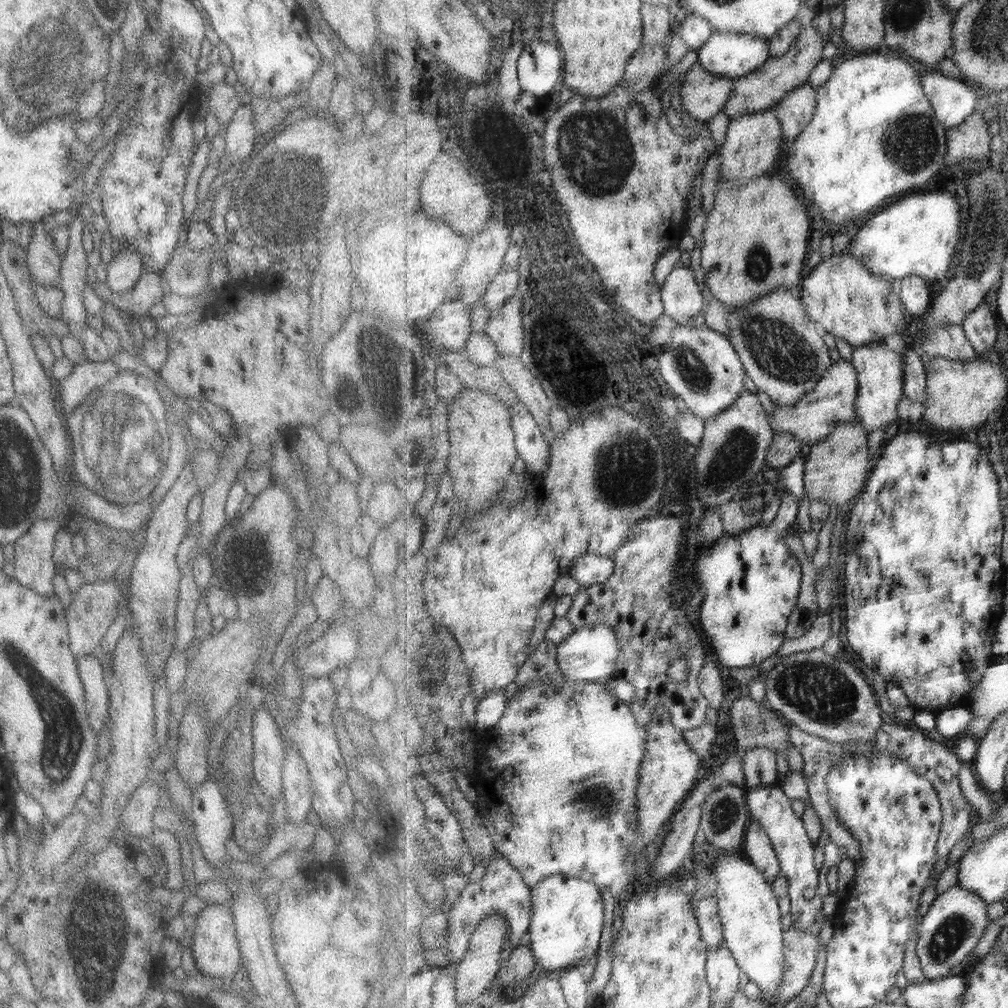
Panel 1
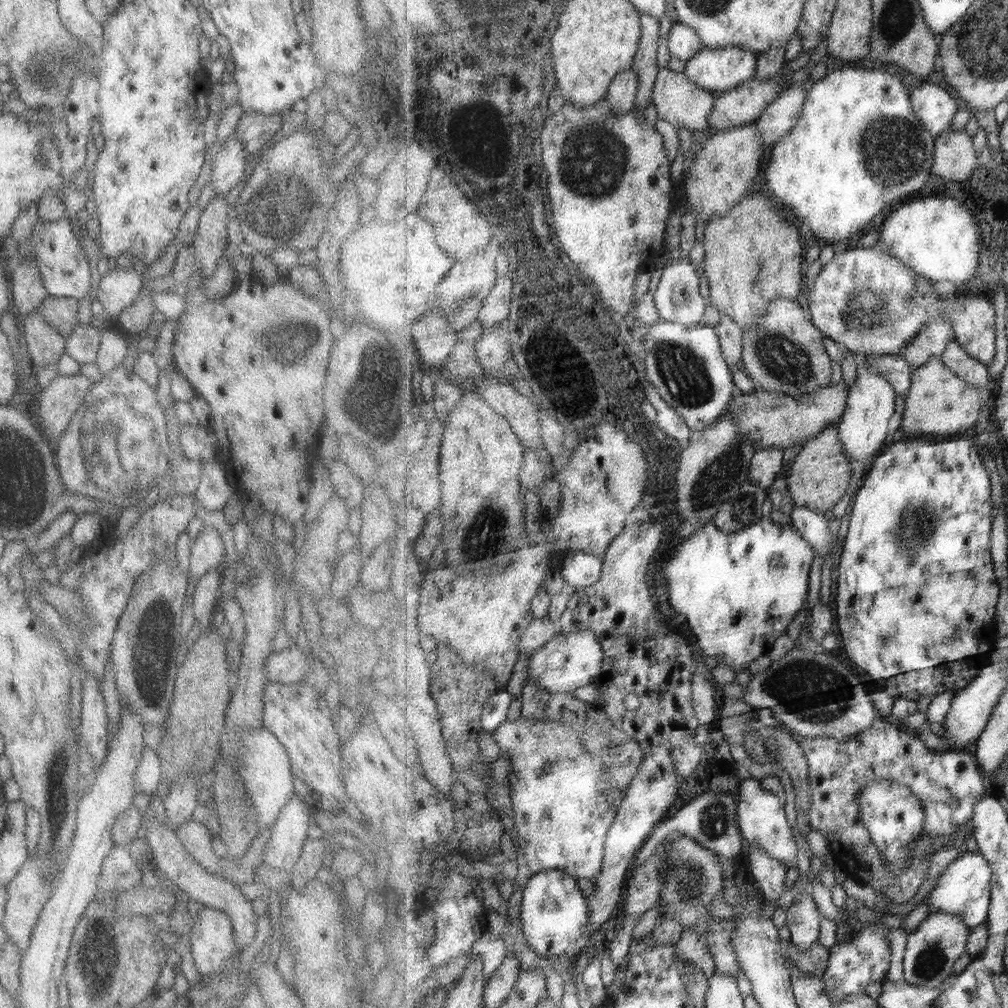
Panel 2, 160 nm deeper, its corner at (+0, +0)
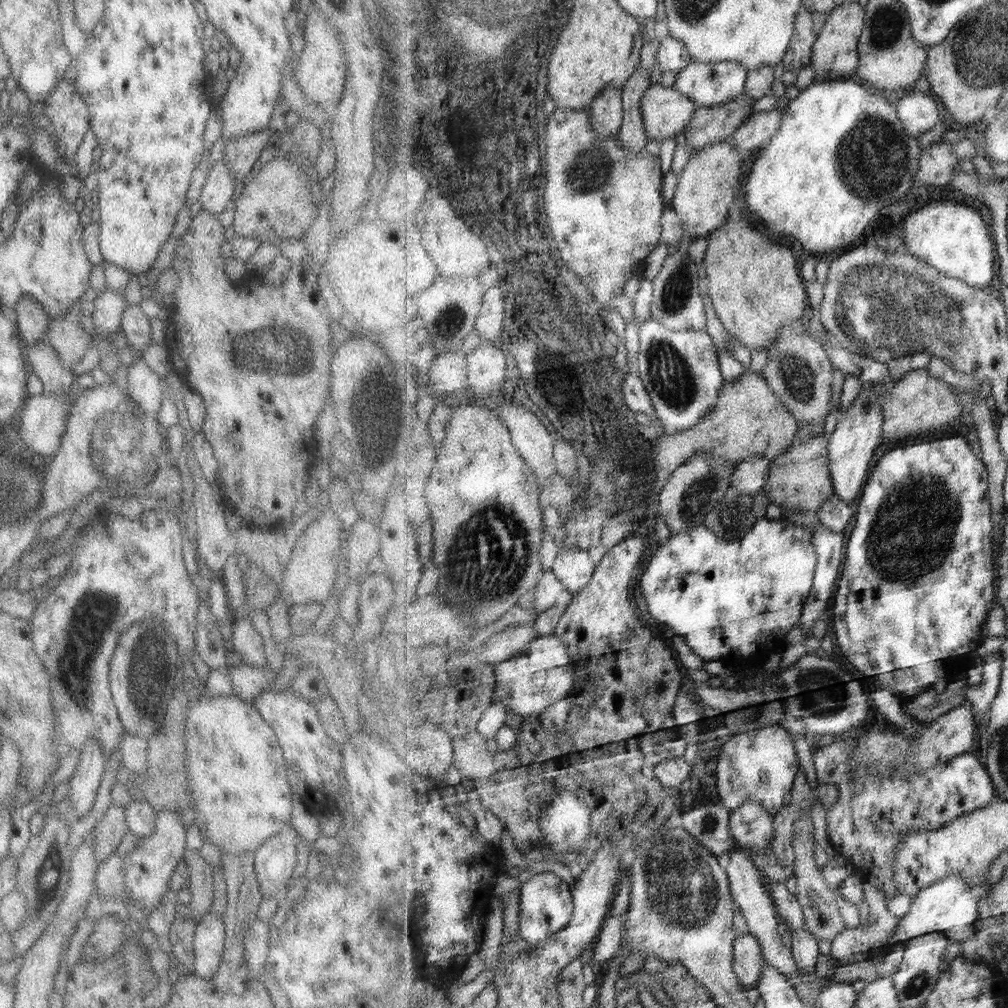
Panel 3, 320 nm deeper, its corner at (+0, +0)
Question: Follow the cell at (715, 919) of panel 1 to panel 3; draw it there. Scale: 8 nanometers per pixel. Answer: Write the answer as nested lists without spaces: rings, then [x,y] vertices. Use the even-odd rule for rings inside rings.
[[[737,933],[734,945],[734,969],[746,988],[757,987],[764,971],[763,949],[751,934]]]

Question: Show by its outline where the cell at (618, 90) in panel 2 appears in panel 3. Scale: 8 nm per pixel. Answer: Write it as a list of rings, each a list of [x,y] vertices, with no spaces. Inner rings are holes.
[[[608,86],[589,106],[596,134],[600,138],[617,135],[624,122],[623,89]]]

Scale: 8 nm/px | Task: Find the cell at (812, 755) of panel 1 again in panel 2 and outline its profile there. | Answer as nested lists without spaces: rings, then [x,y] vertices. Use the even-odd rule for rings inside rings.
[[[877,718],[870,729],[849,737],[845,741],[840,741],[838,738],[803,738],[803,736],[799,736],[797,740],[805,748],[807,762],[809,762],[811,808],[807,811],[807,815],[811,829],[825,834],[835,865],[843,870],[847,877],[872,886],[877,892],[886,891],[886,894],[889,894],[892,902],[895,903],[903,904],[907,900],[911,900],[917,894],[919,886],[926,880],[925,876],[931,866],[929,861],[934,854],[930,846],[933,843],[948,846],[950,840],[957,836],[957,832],[963,830],[963,826],[974,818],[975,805],[987,798],[987,784],[985,784],[985,778],[983,778],[983,772],[981,772],[981,766],[976,756],[961,751],[943,752],[933,749],[922,741],[918,732],[909,734],[907,731],[901,730],[899,725],[895,726],[885,720]],[[880,778],[894,780],[895,783],[902,783],[911,788],[911,793],[923,800],[923,805],[925,805],[923,811],[927,812],[923,838],[914,846],[915,854],[911,854],[913,858],[907,865],[907,870],[903,870],[903,874],[896,880],[889,870],[887,860],[882,857],[878,846],[871,838],[870,831],[861,821],[862,808],[859,806],[859,791],[863,790],[863,787],[867,787],[870,782],[880,780]]]

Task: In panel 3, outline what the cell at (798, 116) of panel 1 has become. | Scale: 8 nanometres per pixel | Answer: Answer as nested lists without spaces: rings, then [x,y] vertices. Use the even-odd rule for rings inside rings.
[[[782,110],[753,112],[748,120],[729,138],[737,146],[742,158],[752,150],[765,148],[781,128]]]

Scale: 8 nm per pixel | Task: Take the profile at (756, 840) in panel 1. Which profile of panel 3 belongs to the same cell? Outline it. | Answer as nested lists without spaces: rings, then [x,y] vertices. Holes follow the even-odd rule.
[[[771,882],[768,884],[771,888],[773,900],[776,902],[776,909],[782,920],[786,920],[789,926],[789,932],[795,935],[806,926],[805,913],[802,904],[797,900],[795,893],[789,892],[783,882]]]

